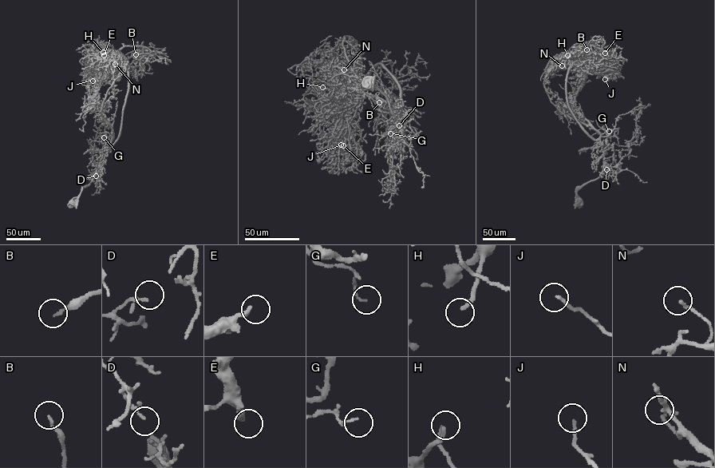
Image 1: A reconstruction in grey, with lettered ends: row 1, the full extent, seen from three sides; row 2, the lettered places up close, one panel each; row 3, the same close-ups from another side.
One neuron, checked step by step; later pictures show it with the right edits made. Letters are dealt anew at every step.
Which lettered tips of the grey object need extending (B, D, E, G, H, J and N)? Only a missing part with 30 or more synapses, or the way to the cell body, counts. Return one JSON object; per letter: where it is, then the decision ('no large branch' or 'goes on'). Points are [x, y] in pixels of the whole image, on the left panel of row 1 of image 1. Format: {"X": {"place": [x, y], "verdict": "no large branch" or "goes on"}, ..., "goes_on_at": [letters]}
{"B": {"place": [136, 54], "verdict": "goes on"}, "D": {"place": [96, 176], "verdict": "no large branch"}, "E": {"place": [104, 55], "verdict": "no large branch"}, "G": {"place": [104, 137], "verdict": "no large branch"}, "H": {"place": [103, 52], "verdict": "goes on"}, "J": {"place": [92, 81], "verdict": "no large branch"}, "N": {"place": [115, 64], "verdict": "no large branch"}, "goes_on_at": ["B", "H"]}

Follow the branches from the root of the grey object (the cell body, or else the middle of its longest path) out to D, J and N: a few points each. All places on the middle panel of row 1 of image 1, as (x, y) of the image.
D: (368, 81), (373, 81), (376, 87), (383, 93), (399, 125)
J: (368, 81), (384, 94), (395, 121), (401, 114), (363, 92), (341, 89), (353, 152), (341, 144)
N: (368, 81), (396, 121), (401, 114), (363, 92), (343, 89), (340, 100), (353, 104), (357, 85), (344, 69)

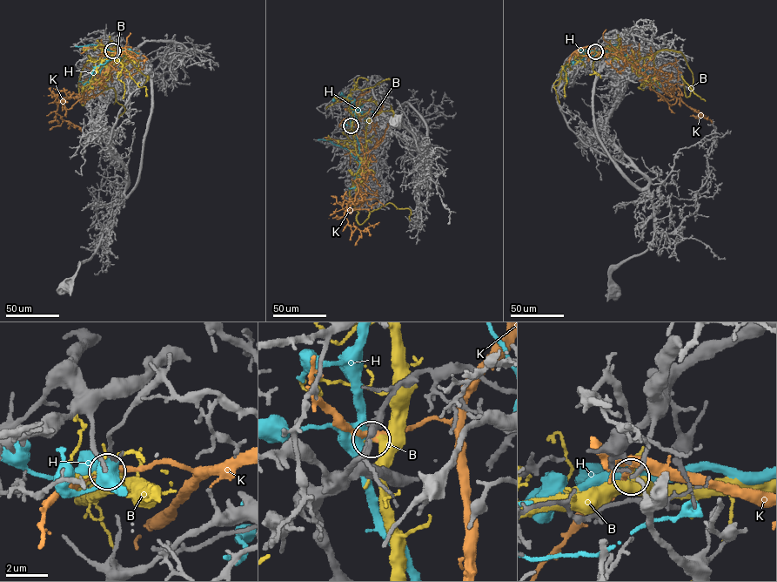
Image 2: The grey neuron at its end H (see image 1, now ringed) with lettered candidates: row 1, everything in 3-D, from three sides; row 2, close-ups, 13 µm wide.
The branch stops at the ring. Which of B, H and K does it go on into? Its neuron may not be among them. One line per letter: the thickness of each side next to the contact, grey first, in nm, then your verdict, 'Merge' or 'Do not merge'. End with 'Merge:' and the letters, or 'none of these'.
B: Thickness 200 nm (grey) against 280 nm. Do not merge
H: Thickness 240 nm (grey) against 550 nm. Do not merge
K: Thickness 190 nm (grey) against 280 nm. Do not merge
Merge: none of these

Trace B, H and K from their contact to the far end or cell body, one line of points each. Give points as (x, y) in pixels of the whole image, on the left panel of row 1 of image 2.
B: (111, 50), (105, 65), (88, 56), (79, 93), (83, 104), (112, 88), (125, 109), (118, 118)
H: (111, 50), (111, 57), (104, 57), (103, 67), (91, 74), (83, 85), (83, 92)
K: (111, 50), (117, 50), (110, 64), (83, 92), (81, 98), (67, 109), (58, 103), (56, 113), (81, 131)

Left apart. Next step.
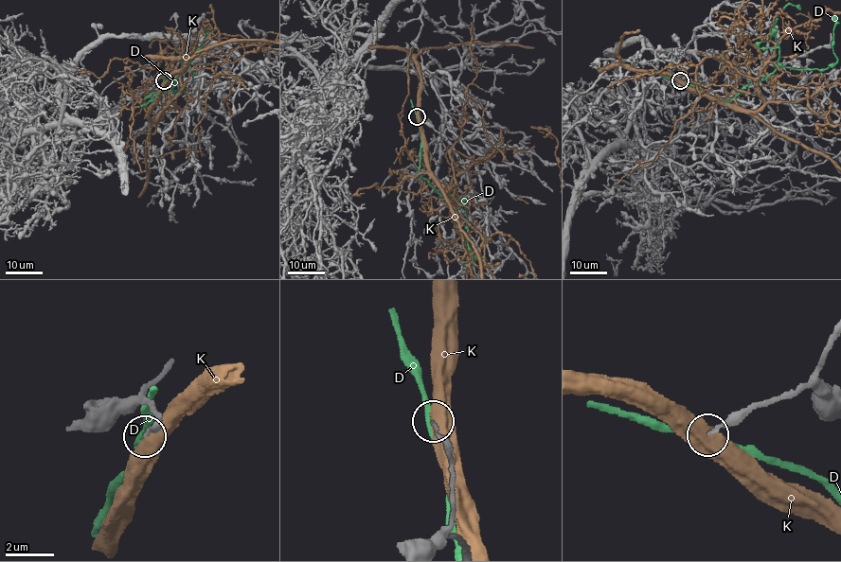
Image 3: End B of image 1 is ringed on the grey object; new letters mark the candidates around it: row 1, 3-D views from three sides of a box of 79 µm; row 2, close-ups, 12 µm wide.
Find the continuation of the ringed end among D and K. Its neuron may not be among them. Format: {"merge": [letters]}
{"merge": []}

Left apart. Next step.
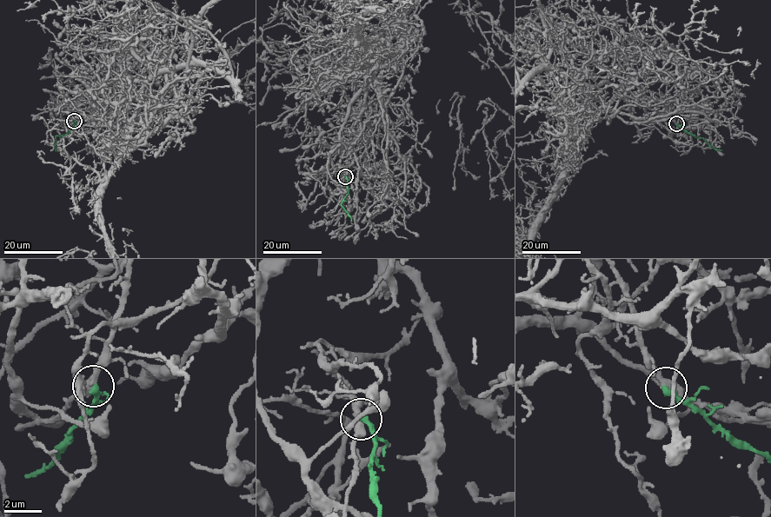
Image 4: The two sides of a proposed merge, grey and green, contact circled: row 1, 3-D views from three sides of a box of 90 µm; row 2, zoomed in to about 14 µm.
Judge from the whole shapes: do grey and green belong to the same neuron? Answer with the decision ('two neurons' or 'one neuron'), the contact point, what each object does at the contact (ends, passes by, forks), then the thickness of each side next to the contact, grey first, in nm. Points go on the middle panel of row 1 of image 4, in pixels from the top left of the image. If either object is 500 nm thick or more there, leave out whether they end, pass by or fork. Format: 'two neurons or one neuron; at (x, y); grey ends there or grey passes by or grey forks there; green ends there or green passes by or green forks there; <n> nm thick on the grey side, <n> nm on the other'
one neuron; at (345, 176); grey passes by; green ends there; 400 nm thick on the grey side, 320 nm on the other

